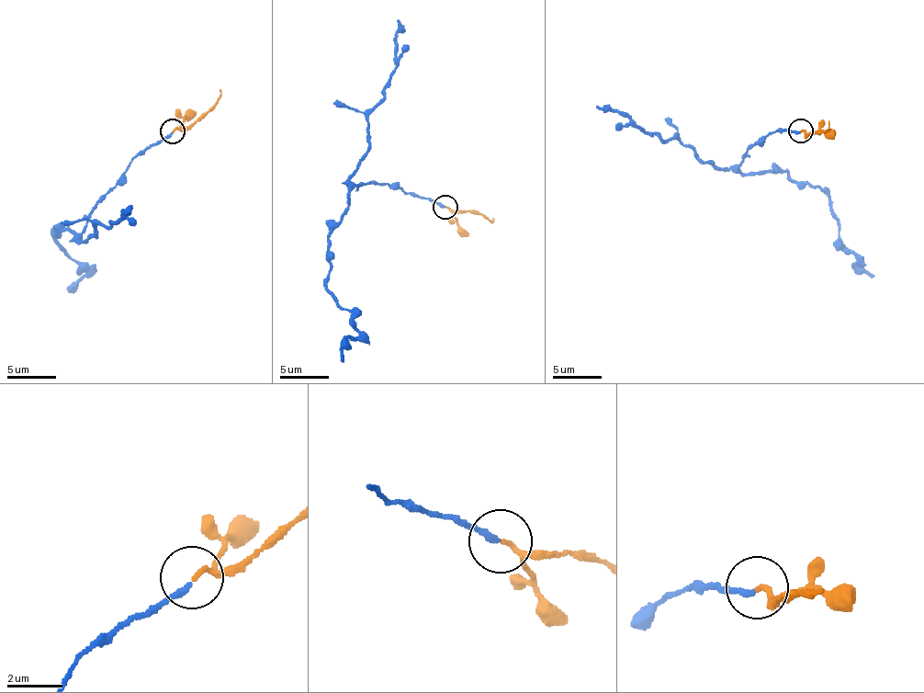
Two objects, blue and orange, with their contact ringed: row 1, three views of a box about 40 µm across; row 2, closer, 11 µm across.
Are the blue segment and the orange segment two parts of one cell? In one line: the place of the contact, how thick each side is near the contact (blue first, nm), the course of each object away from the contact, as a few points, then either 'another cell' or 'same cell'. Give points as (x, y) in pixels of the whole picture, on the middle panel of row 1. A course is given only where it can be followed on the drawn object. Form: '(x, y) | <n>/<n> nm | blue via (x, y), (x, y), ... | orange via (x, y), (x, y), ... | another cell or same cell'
(445, 207) | 200/110 nm | blue via (445, 207), (386, 183), (351, 188), (349, 209), (327, 239), (332, 297), (358, 331), (342, 349), (343, 361) | orange via (445, 207), (493, 221), (493, 219) | same cell

